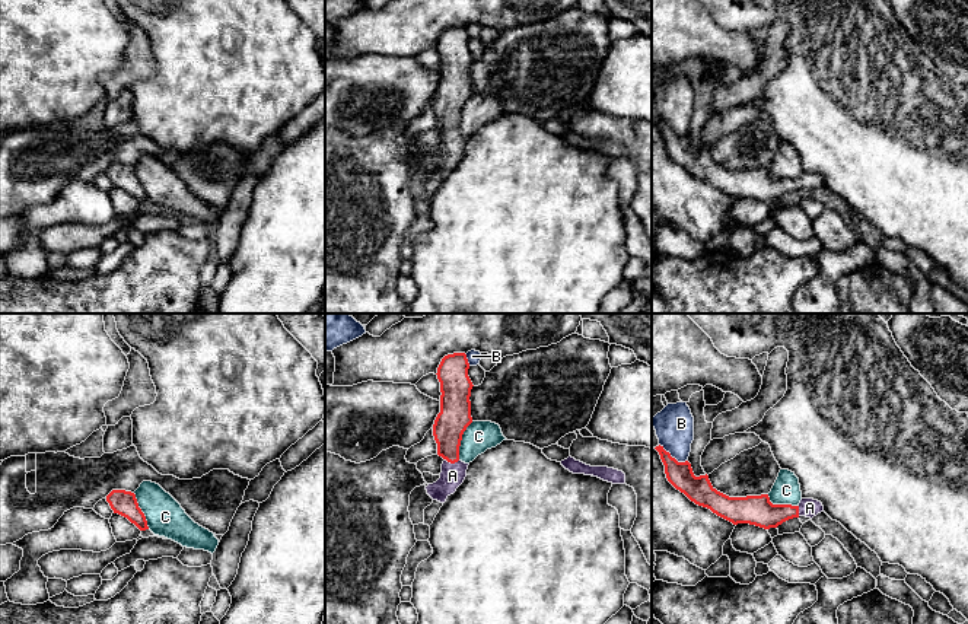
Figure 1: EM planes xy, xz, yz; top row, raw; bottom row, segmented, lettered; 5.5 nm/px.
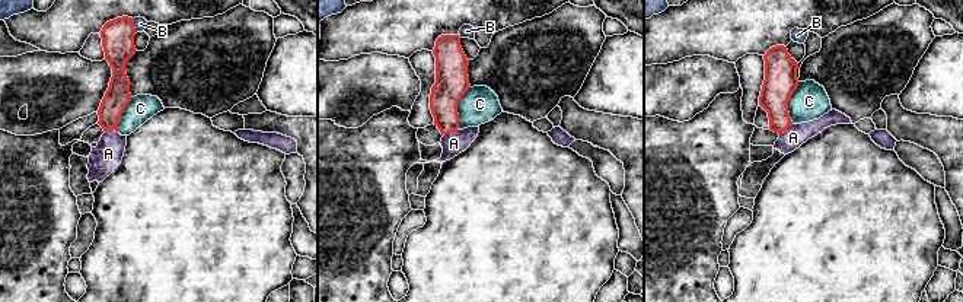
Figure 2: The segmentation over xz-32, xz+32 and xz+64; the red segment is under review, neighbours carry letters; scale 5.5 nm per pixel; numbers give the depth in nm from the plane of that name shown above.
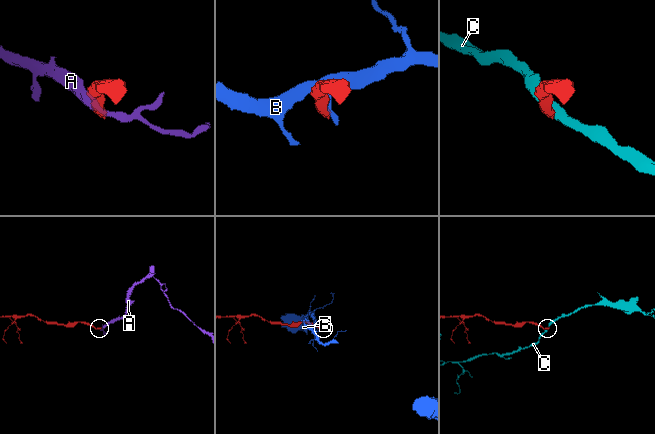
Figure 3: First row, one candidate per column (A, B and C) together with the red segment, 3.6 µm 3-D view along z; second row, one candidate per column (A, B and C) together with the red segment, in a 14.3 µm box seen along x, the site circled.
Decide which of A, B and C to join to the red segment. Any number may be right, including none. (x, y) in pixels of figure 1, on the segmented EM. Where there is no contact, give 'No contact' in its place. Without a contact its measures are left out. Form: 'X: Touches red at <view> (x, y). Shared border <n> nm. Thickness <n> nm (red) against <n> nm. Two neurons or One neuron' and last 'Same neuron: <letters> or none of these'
A: Touches red at xz (452, 462). Shared border 80 nm. Thickness 170 nm (red) against 140 nm. One neuron
B: Touches red at xz (467, 360). Shared border 70 nm. Thickness 180 nm (red) against 70 nm. Two neurons
C: Touches red at xz (461, 439). Shared border 240 nm. Thickness 180 nm (red) against 160 nm. Two neurons
Same neuron: A

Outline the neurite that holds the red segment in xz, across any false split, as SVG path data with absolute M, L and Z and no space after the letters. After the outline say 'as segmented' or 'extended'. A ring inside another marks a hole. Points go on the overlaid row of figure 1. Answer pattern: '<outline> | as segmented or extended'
M465 353L448 354L442 359L437 367L437 379L440 382L440 413L437 414L433 424L433 436L437 443L437 455L445 461L442 464L440 478L426 487L427 494L440 503L456 491L456 488L464 483L467 477L467 469L469 464L459 459L459 446L462 434L467 427L472 423L471 417L471 389L472 382L468 376L469 363Z | extended

